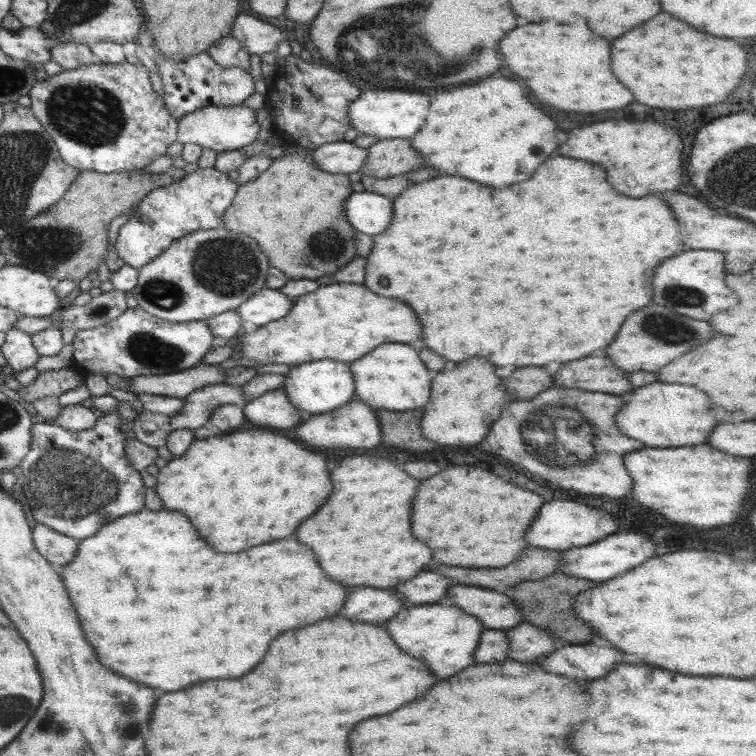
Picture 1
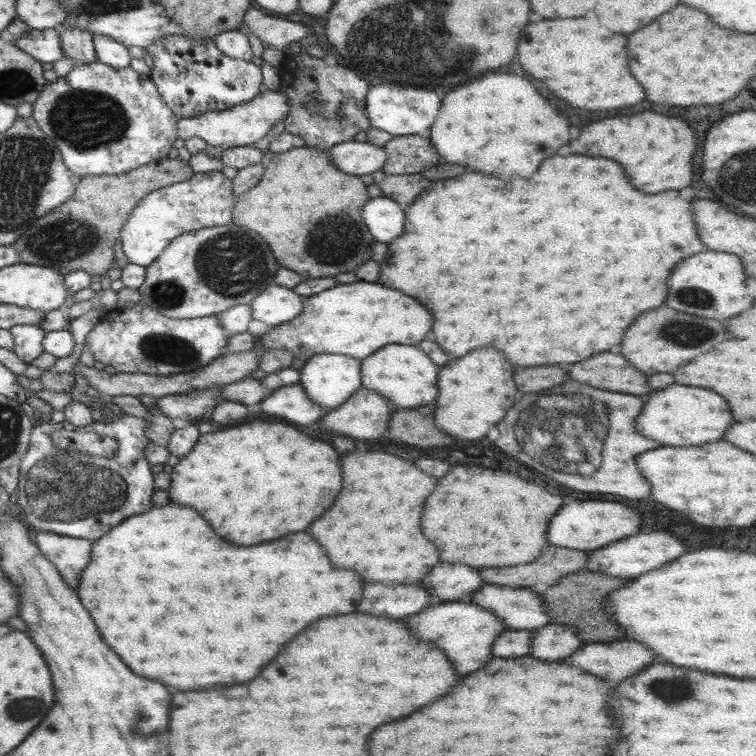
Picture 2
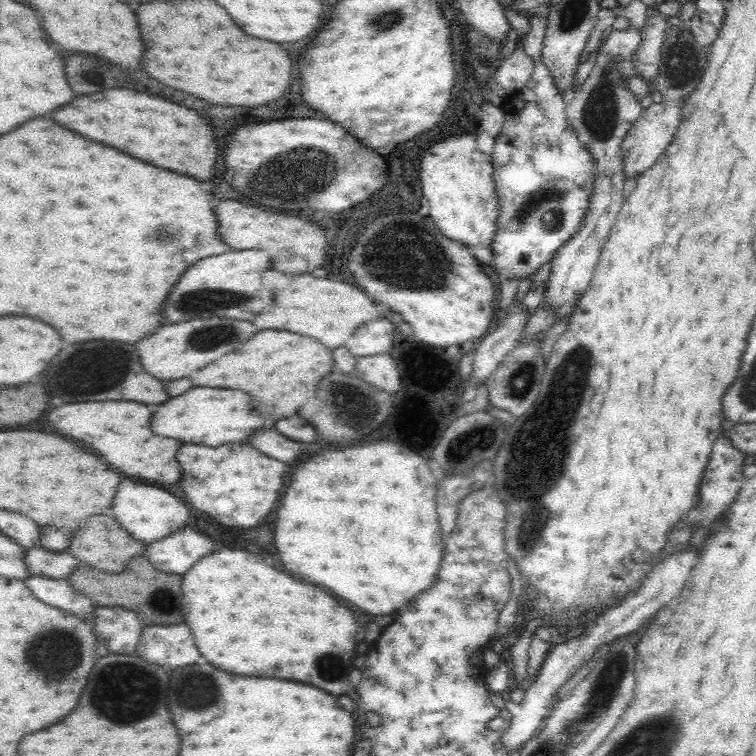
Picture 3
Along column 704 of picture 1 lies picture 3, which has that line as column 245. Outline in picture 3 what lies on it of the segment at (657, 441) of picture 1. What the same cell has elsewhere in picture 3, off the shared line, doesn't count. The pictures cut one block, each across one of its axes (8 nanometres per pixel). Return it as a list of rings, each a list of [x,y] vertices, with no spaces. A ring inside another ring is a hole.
[[[192,388],[182,396],[166,400],[152,414],[150,431],[164,438],[176,438],[182,442],[220,446],[228,442],[244,442],[258,428],[272,428],[274,420],[264,420],[252,410],[252,398],[244,392],[220,390],[220,388]]]

